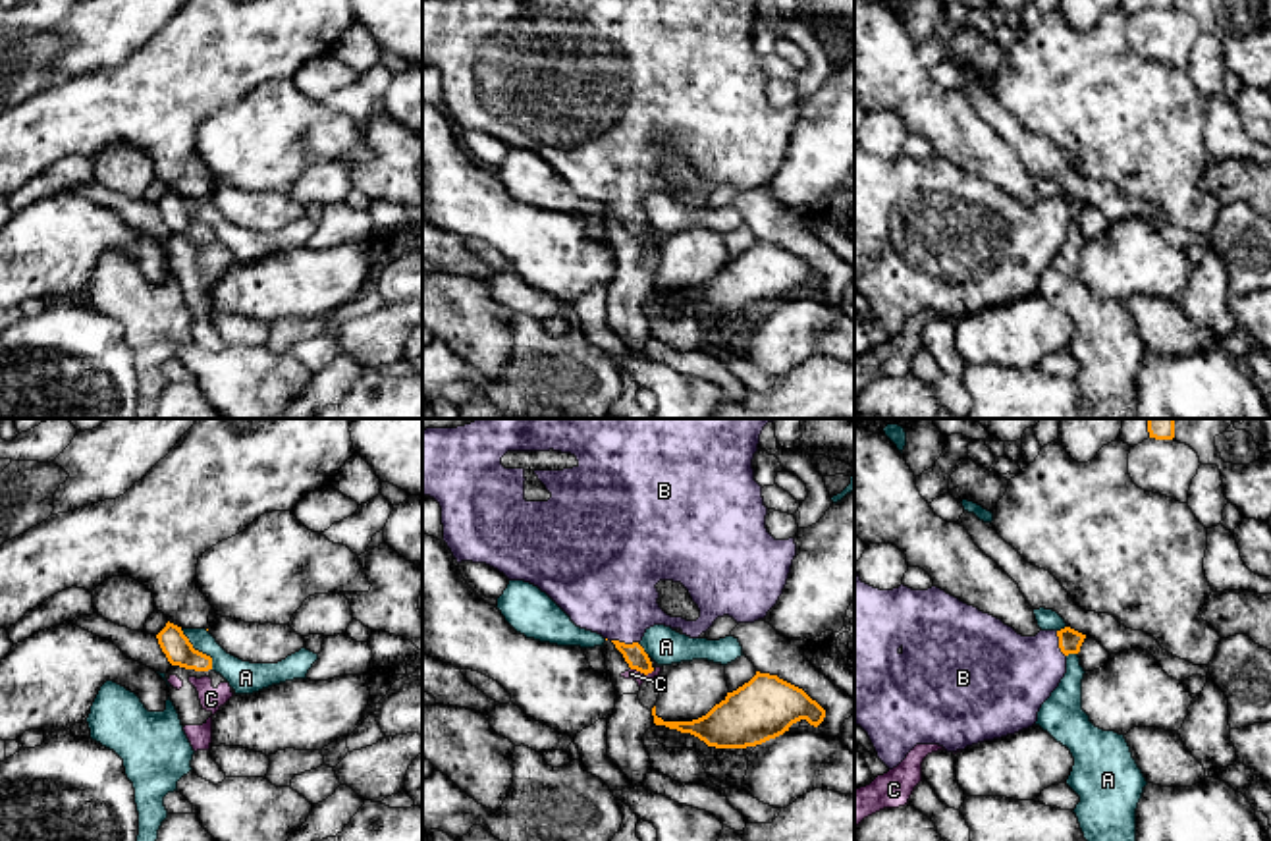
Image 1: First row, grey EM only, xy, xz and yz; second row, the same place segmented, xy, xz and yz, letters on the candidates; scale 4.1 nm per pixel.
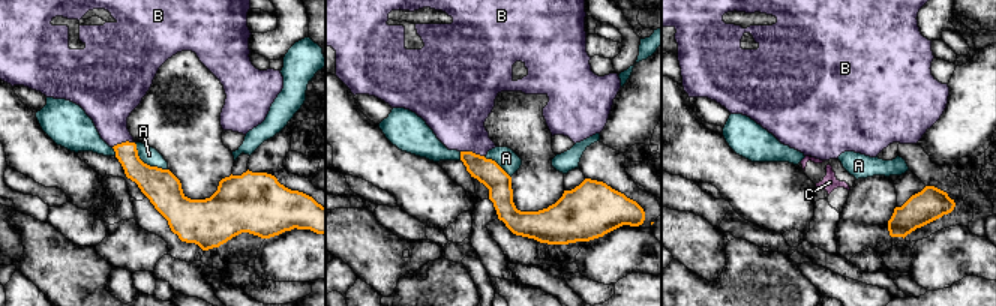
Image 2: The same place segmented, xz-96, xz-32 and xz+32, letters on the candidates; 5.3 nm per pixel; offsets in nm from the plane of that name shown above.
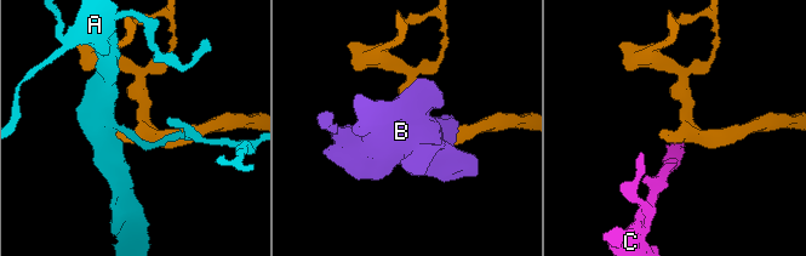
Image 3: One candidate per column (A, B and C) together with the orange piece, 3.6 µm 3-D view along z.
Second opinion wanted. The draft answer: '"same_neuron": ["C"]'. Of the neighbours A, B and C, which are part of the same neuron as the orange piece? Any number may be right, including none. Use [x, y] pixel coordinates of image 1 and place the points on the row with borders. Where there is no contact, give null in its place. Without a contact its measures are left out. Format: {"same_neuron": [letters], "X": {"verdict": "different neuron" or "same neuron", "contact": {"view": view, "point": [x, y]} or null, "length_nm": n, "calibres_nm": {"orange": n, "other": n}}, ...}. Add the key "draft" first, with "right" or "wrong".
{"draft": "wrong", "same_neuron": ["B"], "A": {"verdict": "different neuron", "contact": {"view": "xy", "point": [197, 651]}, "length_nm": 220, "calibres_nm": {"orange": 120, "other": 140}}, "B": {"verdict": "same neuron", "contact": {"view": "xz", "point": [623, 643]}, "length_nm": 110, "calibres_nm": {"orange": 90, "other": 400}}, "C": {"verdict": "different neuron", "contact": {"view": "xz", "point": [643, 672]}, "length_nm": 100, "calibres_nm": {"orange": 90, "other": 50}}}

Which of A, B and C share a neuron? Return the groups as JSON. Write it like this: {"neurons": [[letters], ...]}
{"neurons": [["A"], ["B"], ["C"]]}

